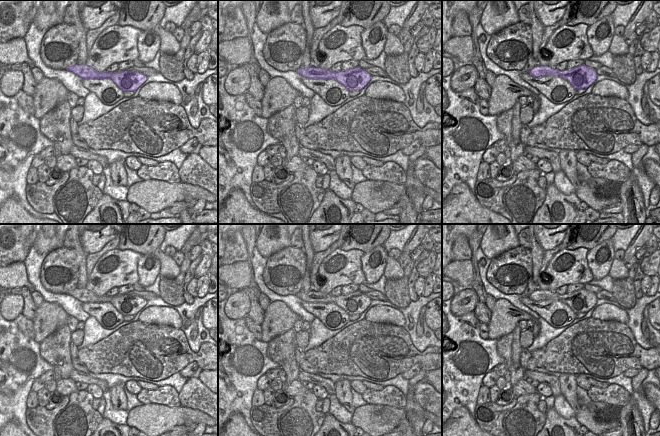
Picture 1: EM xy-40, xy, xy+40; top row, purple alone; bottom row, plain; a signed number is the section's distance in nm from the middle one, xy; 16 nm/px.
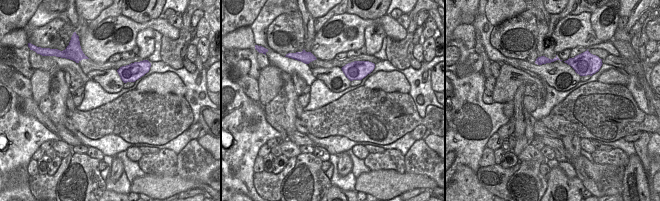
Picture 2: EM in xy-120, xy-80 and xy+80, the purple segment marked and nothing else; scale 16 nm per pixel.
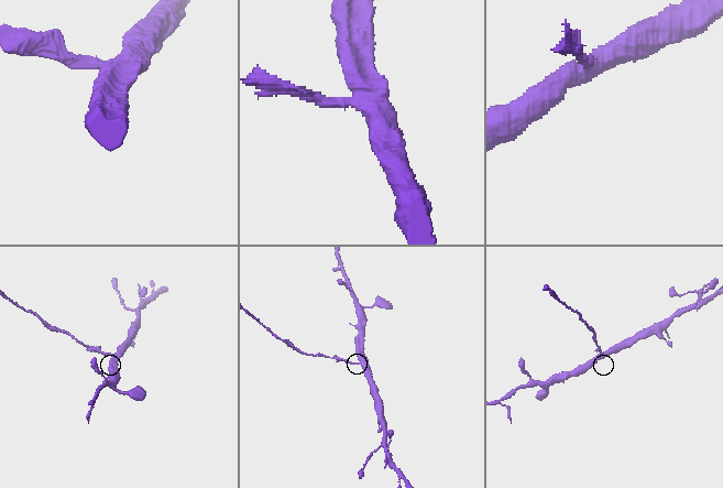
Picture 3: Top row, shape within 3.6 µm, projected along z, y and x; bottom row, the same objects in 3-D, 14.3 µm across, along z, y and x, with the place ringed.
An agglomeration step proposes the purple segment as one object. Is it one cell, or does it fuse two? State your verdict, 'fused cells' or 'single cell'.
fused cells

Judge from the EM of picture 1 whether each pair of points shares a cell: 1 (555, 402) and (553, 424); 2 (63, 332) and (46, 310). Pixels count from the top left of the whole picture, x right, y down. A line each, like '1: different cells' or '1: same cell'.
1: different cells
2: different cells

